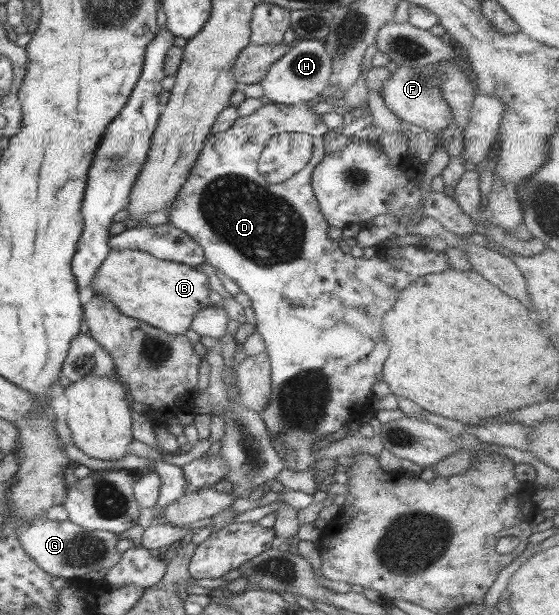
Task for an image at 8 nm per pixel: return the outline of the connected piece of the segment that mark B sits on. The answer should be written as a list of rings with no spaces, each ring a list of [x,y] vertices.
[[[112,248],[102,262],[96,276],[92,278],[90,287],[95,295],[104,297],[119,313],[132,317],[134,319],[146,322],[148,325],[164,330],[168,334],[182,335],[188,329],[194,320],[194,315],[201,309],[206,309],[213,304],[209,295],[211,292],[208,276],[201,268],[192,267],[175,261],[163,260],[154,257],[142,250]]]

